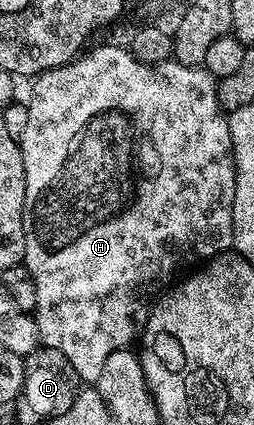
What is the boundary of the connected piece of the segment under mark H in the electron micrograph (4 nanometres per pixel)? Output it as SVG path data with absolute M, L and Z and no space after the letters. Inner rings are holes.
M104 44L101 48L94 49L93 52L85 51L77 56L75 60L71 60L70 63L51 68L49 72L42 72L31 81L32 97L27 97L26 100L28 105L26 134L22 134L18 138L20 153L22 154L22 166L24 167L24 181L26 182L26 190L24 191L24 258L22 263L30 270L30 274L34 278L34 287L38 290L38 302L36 303L34 319L40 331L41 345L66 354L66 358L70 358L70 366L74 366L74 370L85 385L95 385L96 379L102 374L102 366L106 362L106 358L110 358L110 354L114 354L114 350L129 347L133 343L131 340L134 339L133 341L135 341L143 333L148 324L148 313L153 307L154 301L173 283L174 277L172 275L183 264L197 263L196 265L199 265L201 262L207 262L212 257L219 256L220 253L229 251L233 247L232 207L234 206L234 190L236 189L236 163L232 157L232 139L230 138L228 116L225 109L220 107L220 99L216 89L217 83L217 77L209 74L202 66L177 64L175 59L167 60L165 64L143 64L138 62L138 58L132 56L127 47L119 48L116 44Z

